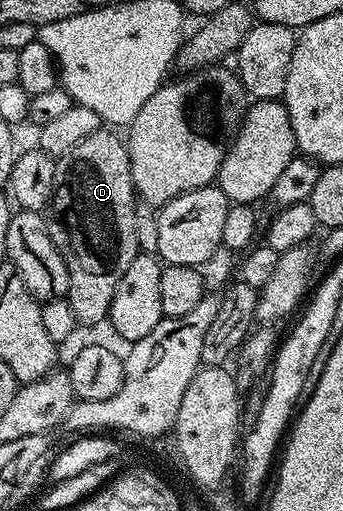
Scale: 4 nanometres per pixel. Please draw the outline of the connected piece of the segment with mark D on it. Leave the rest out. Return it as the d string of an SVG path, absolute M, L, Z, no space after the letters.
M100 130L89 134L85 142L73 146L73 150L56 159L53 194L45 212L49 238L53 238L69 270L69 290L65 298L80 325L99 324L102 320L104 323L108 319L117 282L121 282L121 274L129 270L129 262L133 262L133 258L140 253L135 221L137 197L133 186L129 150L124 137L114 136L111 132L114 131Z

